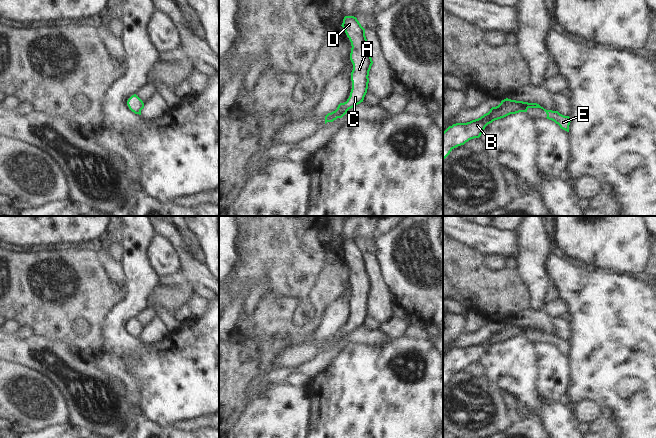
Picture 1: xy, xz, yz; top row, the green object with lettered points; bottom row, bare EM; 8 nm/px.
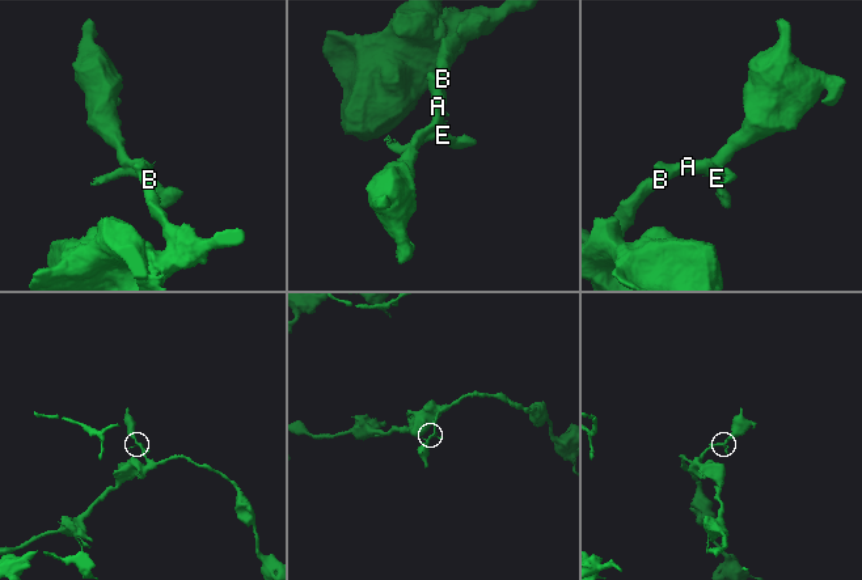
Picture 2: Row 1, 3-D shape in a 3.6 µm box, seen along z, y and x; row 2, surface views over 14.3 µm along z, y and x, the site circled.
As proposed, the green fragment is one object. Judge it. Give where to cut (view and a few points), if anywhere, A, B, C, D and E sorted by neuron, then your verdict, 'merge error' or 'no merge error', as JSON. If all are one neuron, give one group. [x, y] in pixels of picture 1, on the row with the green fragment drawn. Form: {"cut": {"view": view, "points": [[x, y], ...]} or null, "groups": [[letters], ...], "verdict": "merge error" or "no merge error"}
{"cut": {"view": "xz", "points": [[347, 109], [344, 109], [334, 119]]}, "groups": [["A", "B", "C", "D"], ["E"]], "verdict": "merge error"}

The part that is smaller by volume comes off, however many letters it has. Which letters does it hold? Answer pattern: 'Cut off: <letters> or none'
Cut off: E

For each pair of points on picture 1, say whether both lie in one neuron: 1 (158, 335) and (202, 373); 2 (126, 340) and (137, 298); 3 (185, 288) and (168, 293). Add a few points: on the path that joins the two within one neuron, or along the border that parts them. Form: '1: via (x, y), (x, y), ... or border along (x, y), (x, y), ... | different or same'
1: border along (171, 332), (160, 341), (144, 344) | different
2: via (119, 330), (119, 318), (129, 308) | same
3: via (181, 292), (172, 293) | same

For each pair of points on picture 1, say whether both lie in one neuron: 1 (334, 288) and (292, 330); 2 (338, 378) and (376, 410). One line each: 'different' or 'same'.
1: same
2: same

